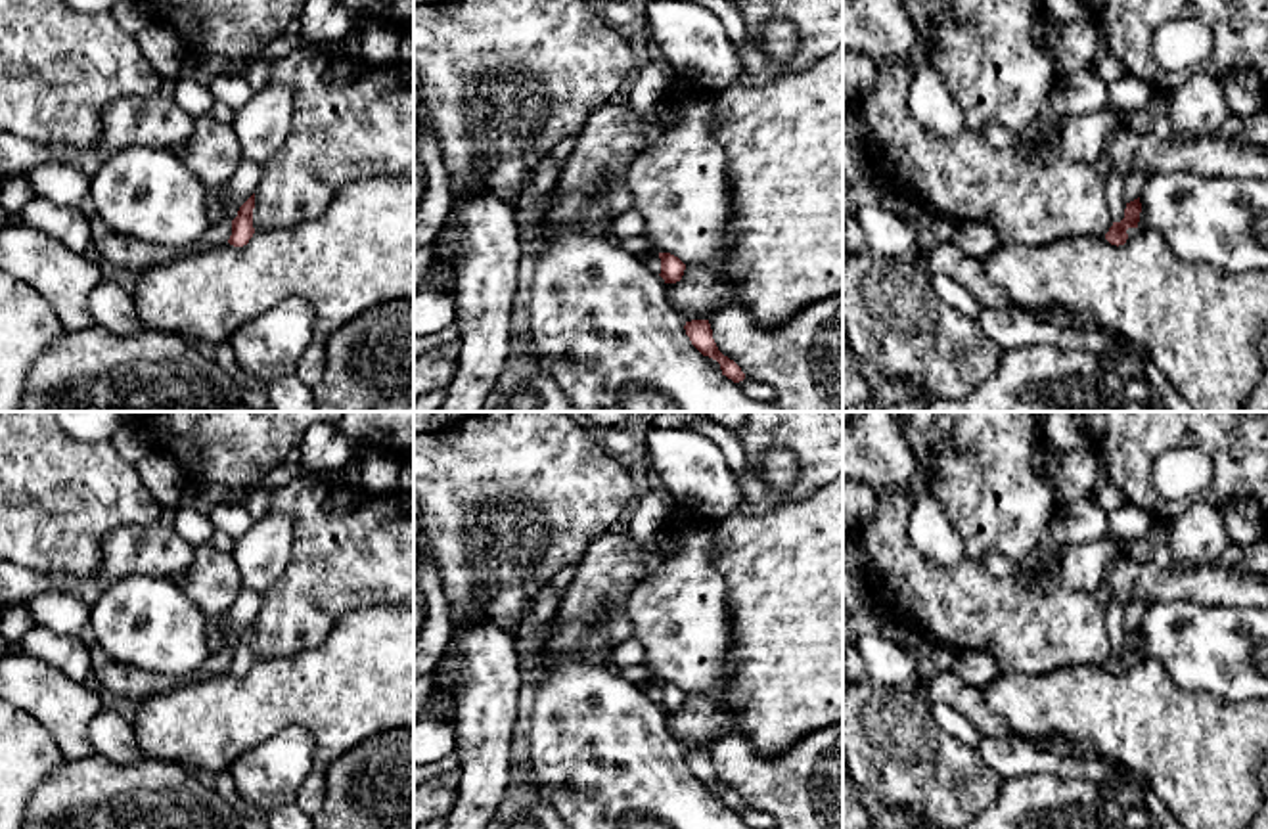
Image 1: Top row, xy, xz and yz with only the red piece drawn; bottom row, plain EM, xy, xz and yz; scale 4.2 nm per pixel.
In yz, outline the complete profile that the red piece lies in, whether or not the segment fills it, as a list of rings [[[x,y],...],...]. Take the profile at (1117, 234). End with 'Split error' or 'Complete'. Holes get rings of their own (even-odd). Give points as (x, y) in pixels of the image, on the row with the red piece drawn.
[[[1140,197],[1126,203],[1126,209],[1124,209],[1124,218],[1121,222],[1113,222],[1113,226],[1109,228],[1109,232],[1105,234],[1105,239],[1111,243],[1111,245],[1124,245],[1126,239],[1128,239],[1128,234],[1126,230],[1128,228],[1138,228],[1138,222],[1140,222],[1140,213],[1142,213],[1142,203],[1140,203]]]. Complete

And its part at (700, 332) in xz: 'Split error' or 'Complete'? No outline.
Complete

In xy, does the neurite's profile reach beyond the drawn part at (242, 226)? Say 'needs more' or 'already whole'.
already whole

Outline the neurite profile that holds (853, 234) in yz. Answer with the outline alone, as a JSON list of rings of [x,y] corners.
[[[856,216],[843,222],[843,243],[849,255],[868,251],[866,235]]]

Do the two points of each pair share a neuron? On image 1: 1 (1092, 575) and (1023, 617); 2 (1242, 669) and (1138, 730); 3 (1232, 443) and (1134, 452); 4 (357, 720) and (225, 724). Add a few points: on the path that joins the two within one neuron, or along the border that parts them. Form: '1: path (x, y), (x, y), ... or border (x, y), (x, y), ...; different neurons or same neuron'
1: border (1031, 582), (1037, 590), (1079, 588), (1094, 594); different neurons
2: border (1165, 671), (1182, 688), (1247, 701); different neurons
3: path (1207, 433), (1159, 433); same neuron
4: path (324, 711), (257, 711); same neuron

